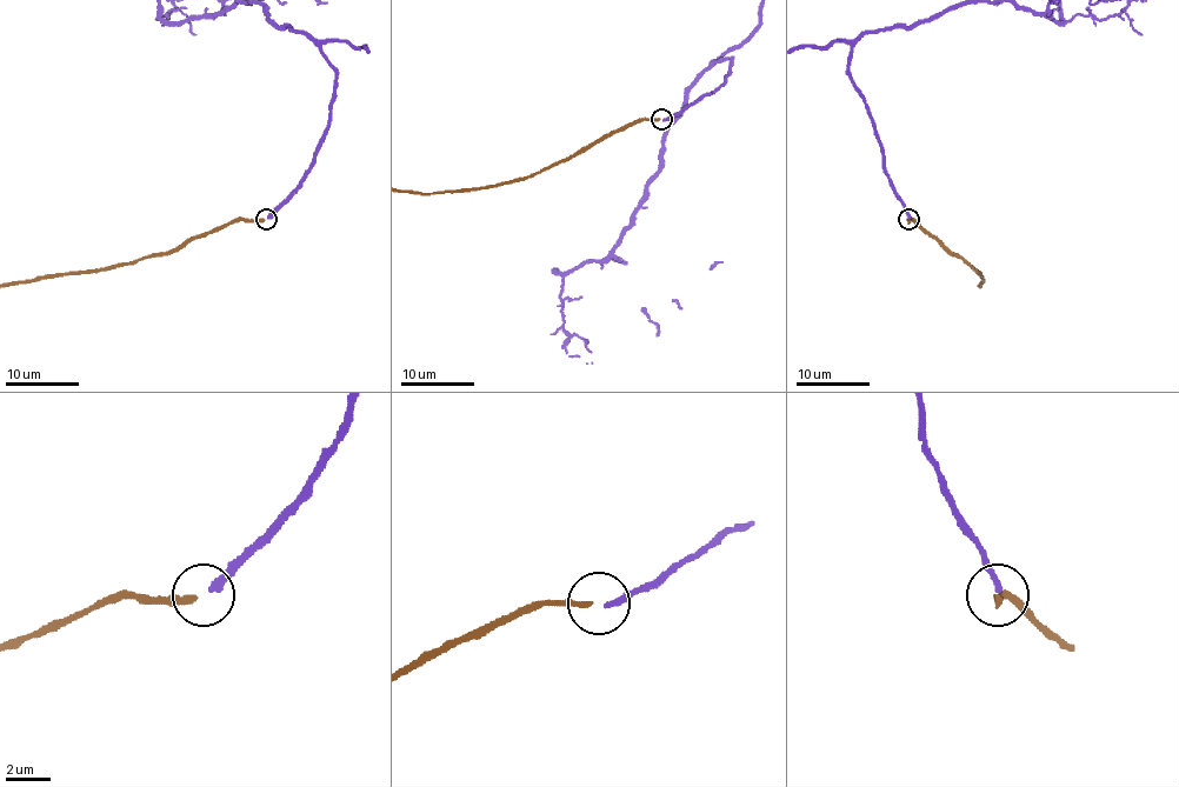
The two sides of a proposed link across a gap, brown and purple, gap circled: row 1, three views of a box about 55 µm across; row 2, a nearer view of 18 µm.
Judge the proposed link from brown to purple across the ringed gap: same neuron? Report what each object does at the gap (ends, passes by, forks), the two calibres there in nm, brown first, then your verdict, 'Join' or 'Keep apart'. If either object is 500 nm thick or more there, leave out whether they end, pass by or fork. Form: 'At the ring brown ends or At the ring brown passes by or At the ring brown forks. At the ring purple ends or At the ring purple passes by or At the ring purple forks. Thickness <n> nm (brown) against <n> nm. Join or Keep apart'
At the ring brown ends. At the ring purple ends. Thickness 240 nm (brown) against 280 nm. Join

